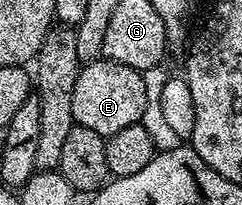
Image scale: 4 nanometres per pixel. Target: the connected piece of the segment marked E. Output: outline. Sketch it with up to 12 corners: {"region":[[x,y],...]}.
{"region":[[102,57],[80,66],[76,124],[104,137],[140,122],[143,72]]}

